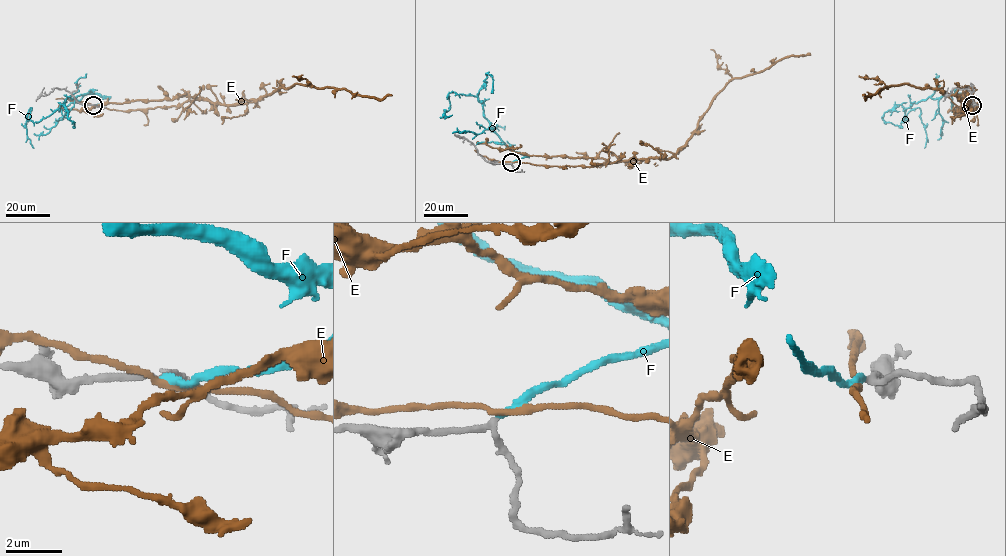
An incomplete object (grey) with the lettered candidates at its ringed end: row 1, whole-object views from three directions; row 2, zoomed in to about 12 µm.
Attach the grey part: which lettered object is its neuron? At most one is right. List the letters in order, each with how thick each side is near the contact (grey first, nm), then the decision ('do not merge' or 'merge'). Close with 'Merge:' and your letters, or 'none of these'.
E: 200 nm thick on the grey side, 200 nm on the other; do not merge
F: 200 nm thick on the grey side, 260 nm on the other; merge
Merge: F

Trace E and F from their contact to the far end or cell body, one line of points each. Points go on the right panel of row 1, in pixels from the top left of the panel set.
E: (972, 105), (975, 111), (972, 100), (967, 105), (953, 94), (910, 84), (862, 95)
F: (972, 105), (960, 94), (951, 93), (928, 97), (907, 107), (902, 122), (909, 111), (920, 109), (924, 148)

